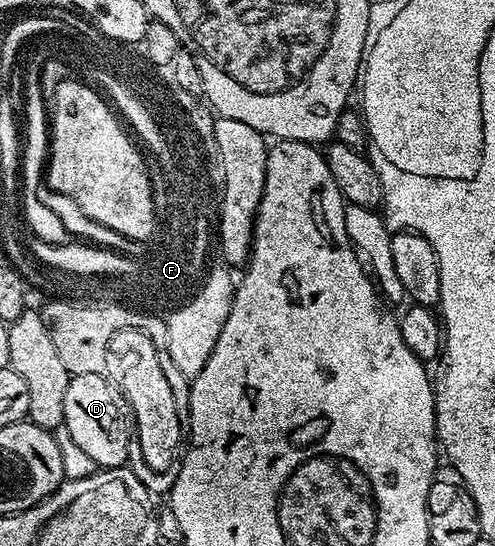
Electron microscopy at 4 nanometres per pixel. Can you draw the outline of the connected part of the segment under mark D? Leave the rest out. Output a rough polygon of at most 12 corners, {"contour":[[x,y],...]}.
{"contour":[[73,374],[64,425],[98,468],[129,460],[130,411],[104,374]]}

